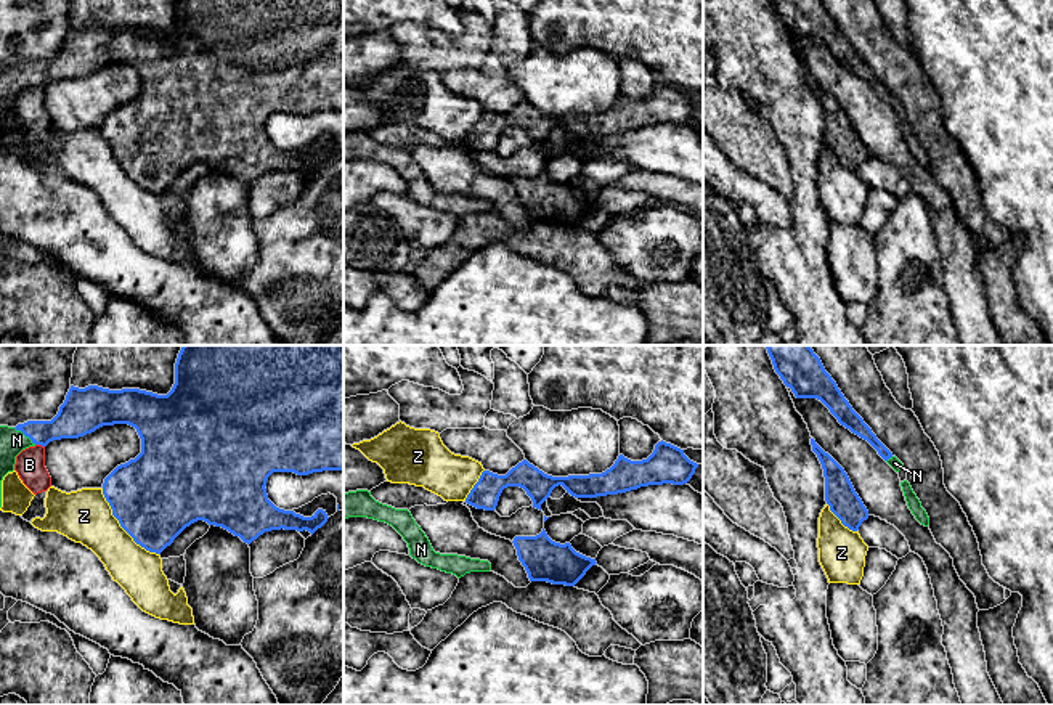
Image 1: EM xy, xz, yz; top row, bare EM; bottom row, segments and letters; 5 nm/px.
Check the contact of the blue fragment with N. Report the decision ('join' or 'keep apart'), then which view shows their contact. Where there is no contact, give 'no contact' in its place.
join | xy

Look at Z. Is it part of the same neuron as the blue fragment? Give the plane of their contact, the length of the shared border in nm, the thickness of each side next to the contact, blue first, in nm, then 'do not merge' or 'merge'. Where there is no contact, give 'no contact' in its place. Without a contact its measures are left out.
xy | 440 nm | 440/260 nm | do not merge

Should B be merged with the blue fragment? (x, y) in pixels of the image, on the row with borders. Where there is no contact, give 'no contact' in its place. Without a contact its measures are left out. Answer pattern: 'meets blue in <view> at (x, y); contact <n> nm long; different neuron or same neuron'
meets blue in xy at (40, 444); contact 50 nm long; different neuron

